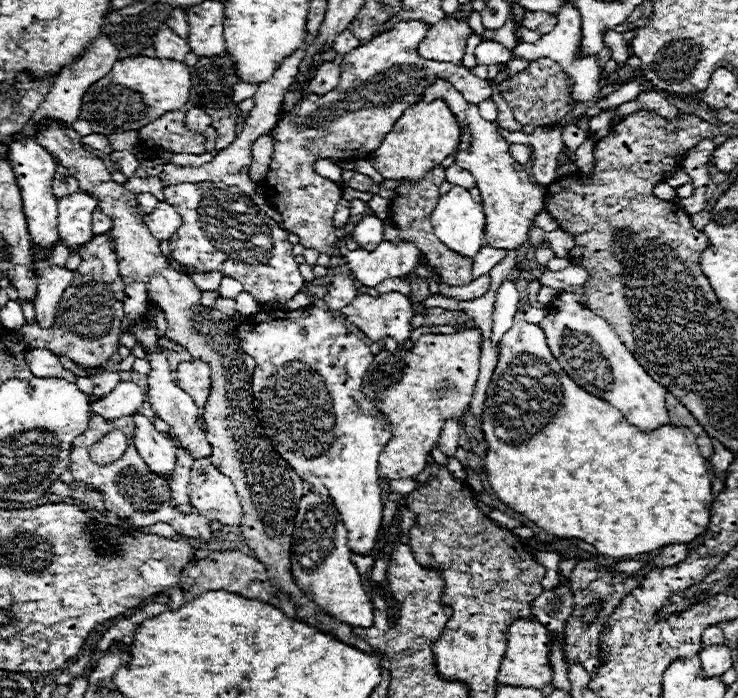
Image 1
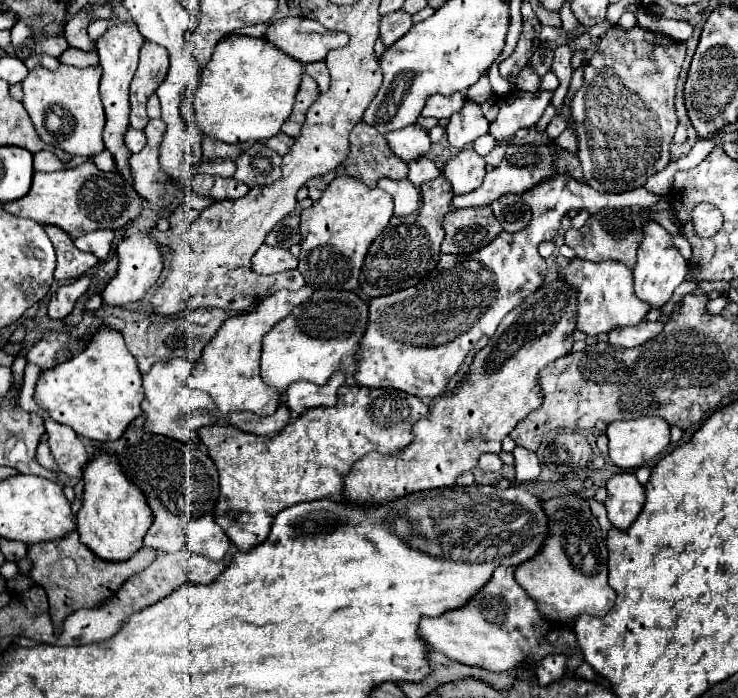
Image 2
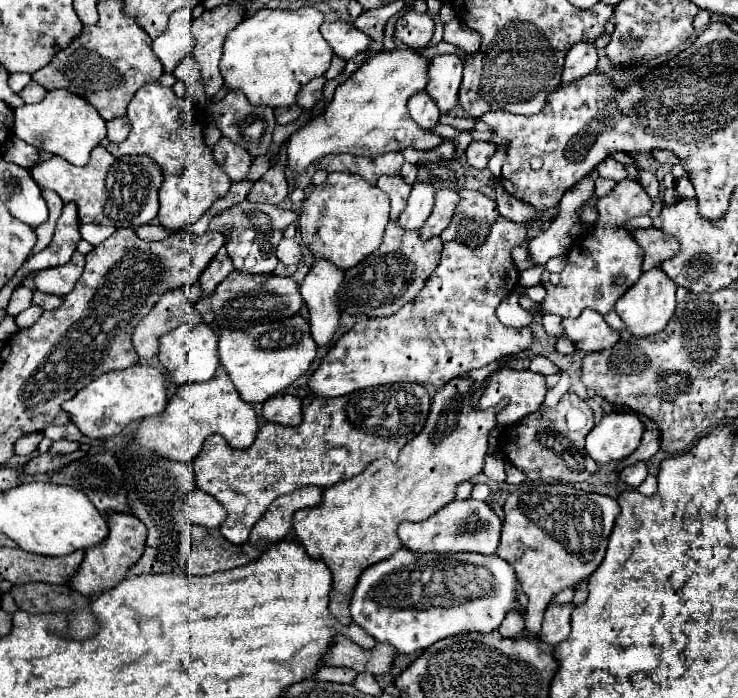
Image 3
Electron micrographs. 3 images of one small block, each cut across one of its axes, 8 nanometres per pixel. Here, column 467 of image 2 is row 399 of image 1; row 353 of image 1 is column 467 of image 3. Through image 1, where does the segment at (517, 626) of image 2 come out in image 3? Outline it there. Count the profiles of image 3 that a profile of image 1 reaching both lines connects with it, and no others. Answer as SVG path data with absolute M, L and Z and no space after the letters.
M400 548L390 558L362 572L356 584L360 590L356 590L350 602L350 614L354 622L358 622L360 628L364 628L376 642L388 642L400 654L412 654L426 650L430 644L452 634L496 630L508 610L520 608L514 584L514 568L496 554L418 554L408 548Z

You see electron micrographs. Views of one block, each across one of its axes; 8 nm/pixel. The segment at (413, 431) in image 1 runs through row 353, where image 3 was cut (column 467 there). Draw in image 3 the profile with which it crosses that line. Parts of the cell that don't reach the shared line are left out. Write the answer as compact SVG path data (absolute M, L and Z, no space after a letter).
M454 378L436 392L424 430L402 448L398 462L388 462L386 458L374 460L372 464L368 464L368 468L362 474L350 480L342 480L334 488L326 488L324 500L320 506L298 510L294 514L292 530L296 540L306 548L310 558L326 562L326 566L332 572L334 580L332 580L332 594L330 594L330 612L334 618L338 618L340 624L344 626L352 624L350 600L360 574L368 566L390 558L398 548L402 548L402 542L398 540L398 526L406 520L416 520L416 522L426 520L428 516L432 516L434 512L438 512L440 508L444 508L454 500L454 492L460 482L470 480L482 472L484 456L488 448L488 432L496 426L498 408L478 410L470 406L470 400L472 400L470 386L472 386L472 380Z

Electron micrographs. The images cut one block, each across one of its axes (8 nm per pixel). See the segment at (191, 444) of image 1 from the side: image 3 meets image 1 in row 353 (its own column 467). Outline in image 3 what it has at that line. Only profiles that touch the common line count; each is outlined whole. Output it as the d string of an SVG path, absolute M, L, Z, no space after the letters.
M472 140L472 144L466 148L466 162L472 168L486 168L492 154L496 154L496 146L492 142Z

